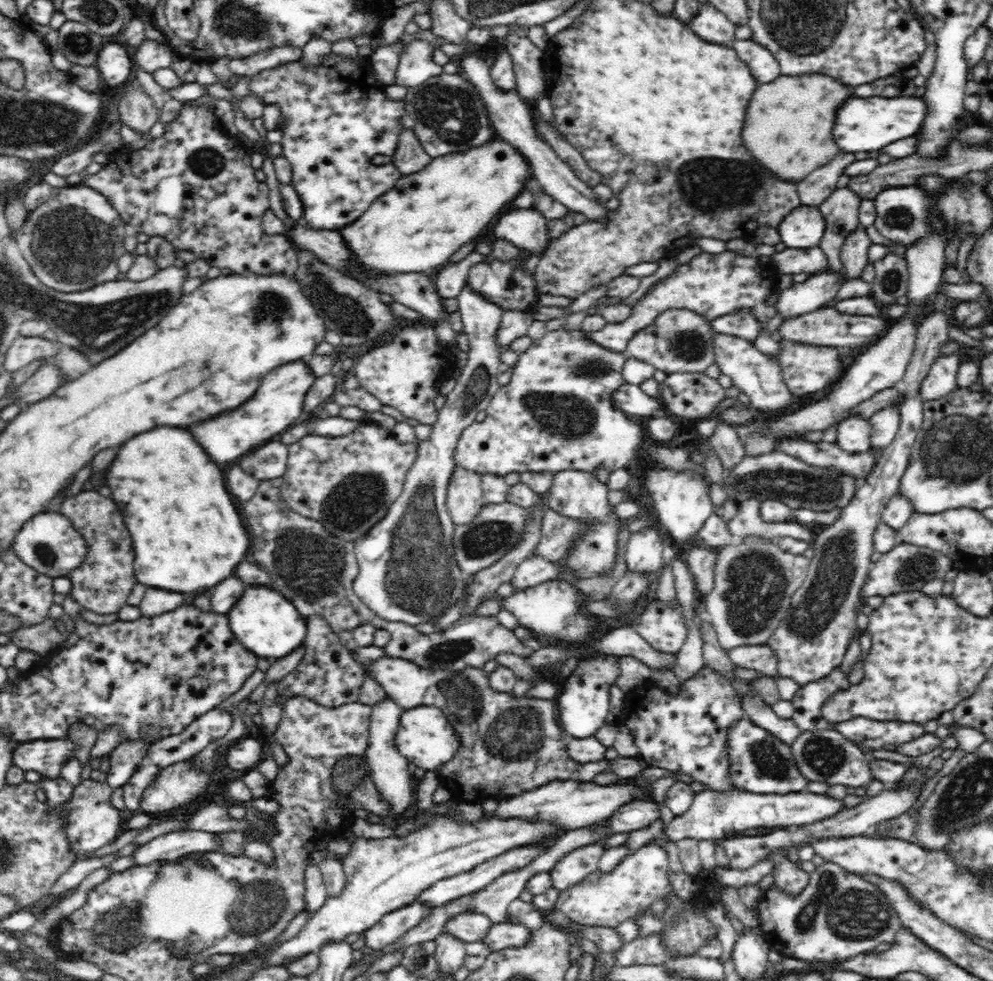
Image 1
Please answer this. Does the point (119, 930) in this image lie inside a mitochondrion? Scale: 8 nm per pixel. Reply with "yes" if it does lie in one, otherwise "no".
yes

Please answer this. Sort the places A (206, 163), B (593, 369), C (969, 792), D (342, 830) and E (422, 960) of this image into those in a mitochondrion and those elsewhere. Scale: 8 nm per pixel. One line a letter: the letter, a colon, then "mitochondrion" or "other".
A: mitochondrion
B: mitochondrion
C: mitochondrion
D: other
E: other

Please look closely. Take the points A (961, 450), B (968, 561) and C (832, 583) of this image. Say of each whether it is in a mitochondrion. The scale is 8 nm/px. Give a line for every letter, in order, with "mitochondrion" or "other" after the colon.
A: mitochondrion
B: other
C: mitochondrion

